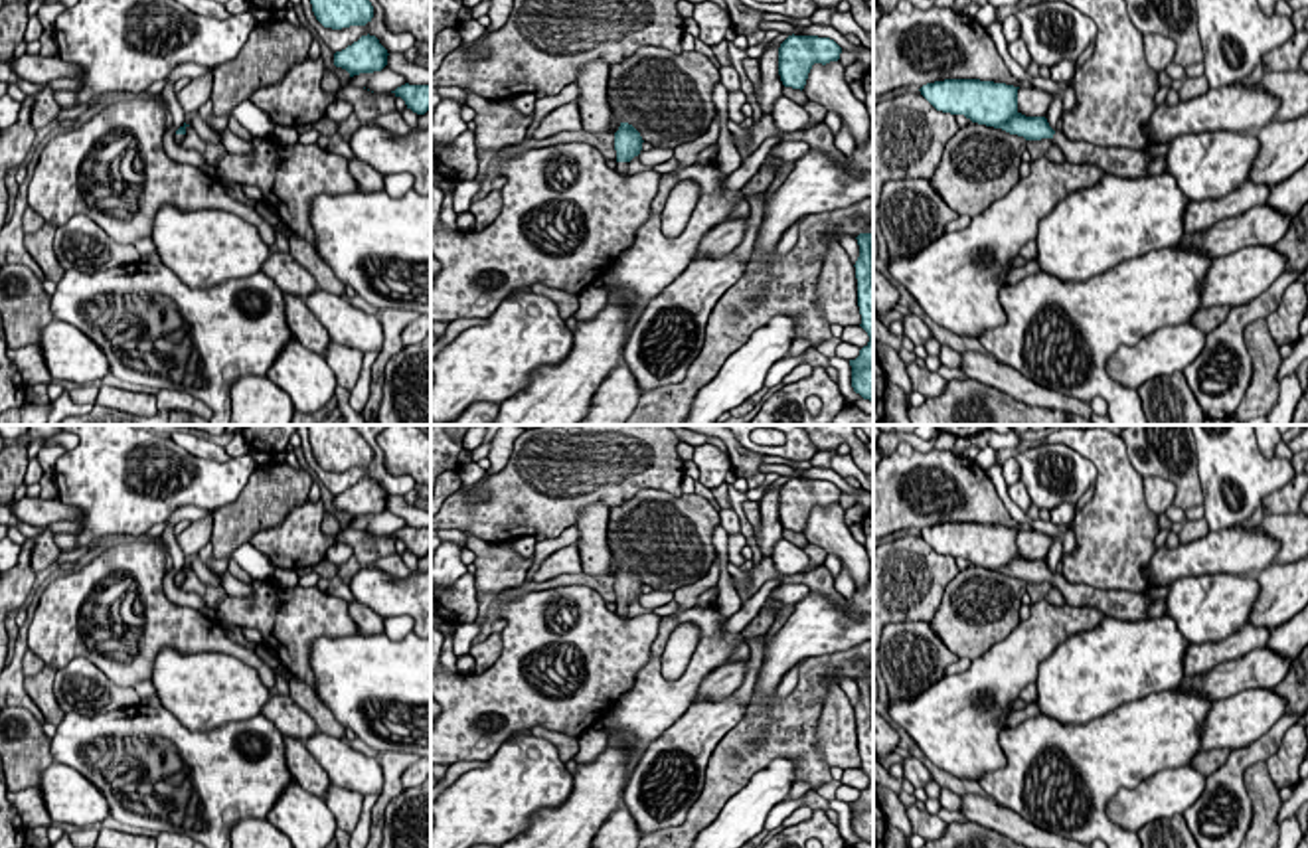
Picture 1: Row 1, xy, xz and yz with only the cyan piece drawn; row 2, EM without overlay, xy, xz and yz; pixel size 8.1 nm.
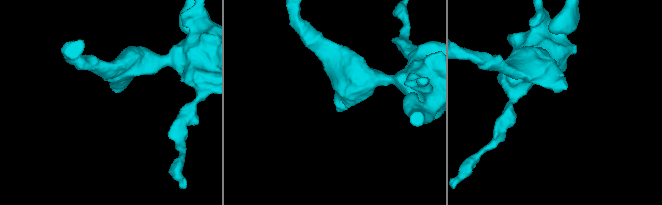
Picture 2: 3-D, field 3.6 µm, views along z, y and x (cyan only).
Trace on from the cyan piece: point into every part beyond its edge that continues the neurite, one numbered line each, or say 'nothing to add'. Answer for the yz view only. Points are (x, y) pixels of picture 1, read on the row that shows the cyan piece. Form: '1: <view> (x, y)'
1: yz (1125, 163)

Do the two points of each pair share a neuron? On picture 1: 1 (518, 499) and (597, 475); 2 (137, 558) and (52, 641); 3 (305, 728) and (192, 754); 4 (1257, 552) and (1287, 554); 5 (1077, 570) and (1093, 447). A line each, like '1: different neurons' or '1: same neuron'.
1: same neuron
2: same neuron
3: different neurons
4: different neurons
5: same neuron

